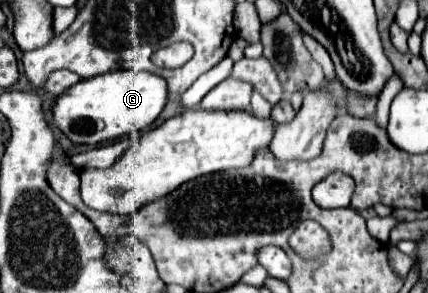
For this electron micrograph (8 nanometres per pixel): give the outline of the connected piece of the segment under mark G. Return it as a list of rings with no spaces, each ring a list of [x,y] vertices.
[[[113,71],[93,79],[83,79],[83,83],[73,85],[59,95],[53,105],[53,119],[73,143],[99,145],[151,127],[163,113],[167,99],[167,81],[159,75],[147,71]]]

